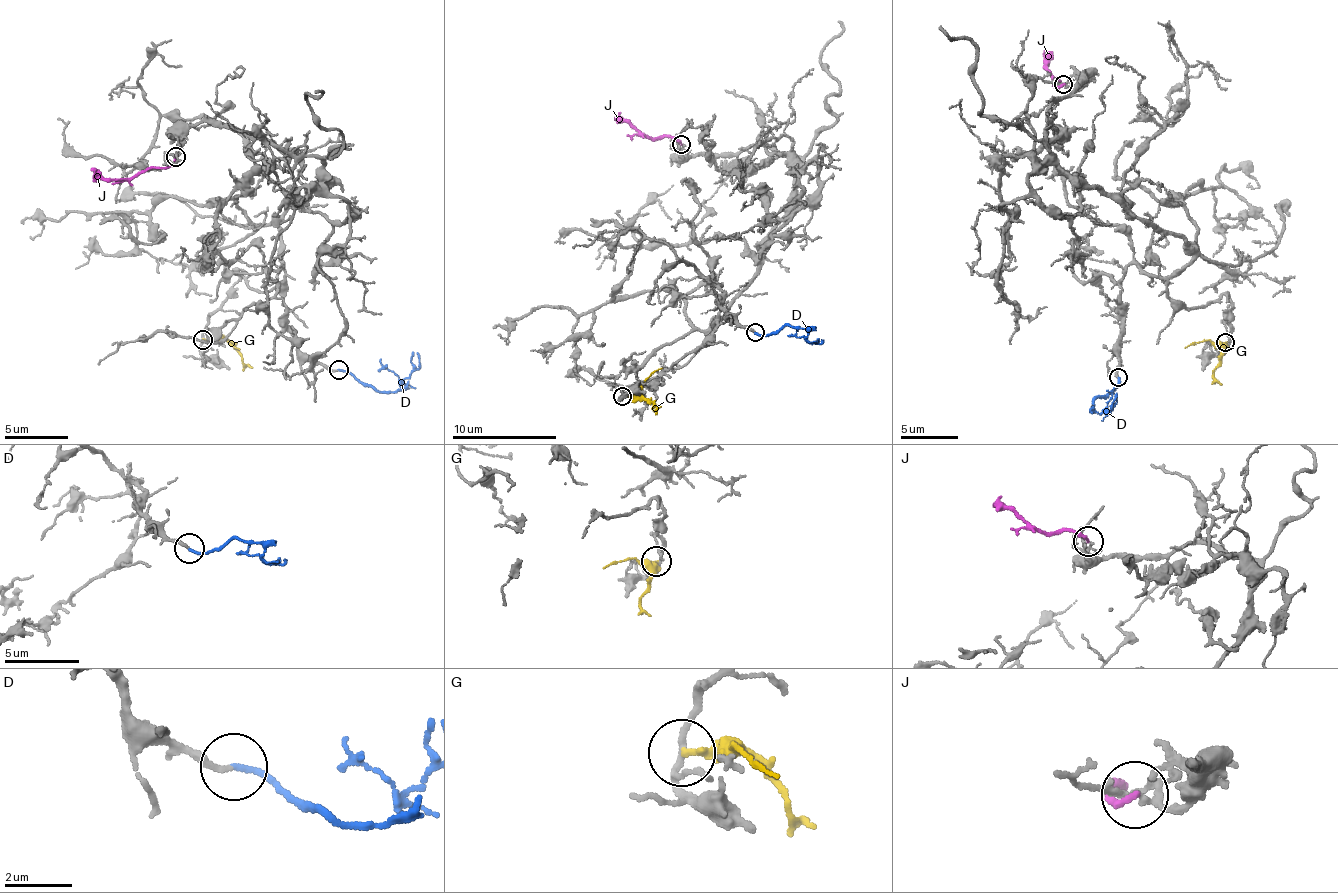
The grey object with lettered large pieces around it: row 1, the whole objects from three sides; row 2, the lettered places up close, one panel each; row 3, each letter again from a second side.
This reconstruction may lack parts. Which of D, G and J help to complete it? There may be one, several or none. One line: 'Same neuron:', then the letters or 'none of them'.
Same neuron: D

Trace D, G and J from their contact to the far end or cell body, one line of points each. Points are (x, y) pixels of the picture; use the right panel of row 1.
D: (1118, 376), (1118, 386), (1111, 393), (1093, 402), (1090, 407), (1094, 412), (1106, 413), (1113, 409), (1115, 393)
G: (1225, 342), (1214, 375), (1222, 386)
J: (1062, 84), (1055, 86), (1055, 80), (1046, 65), (1052, 51)

